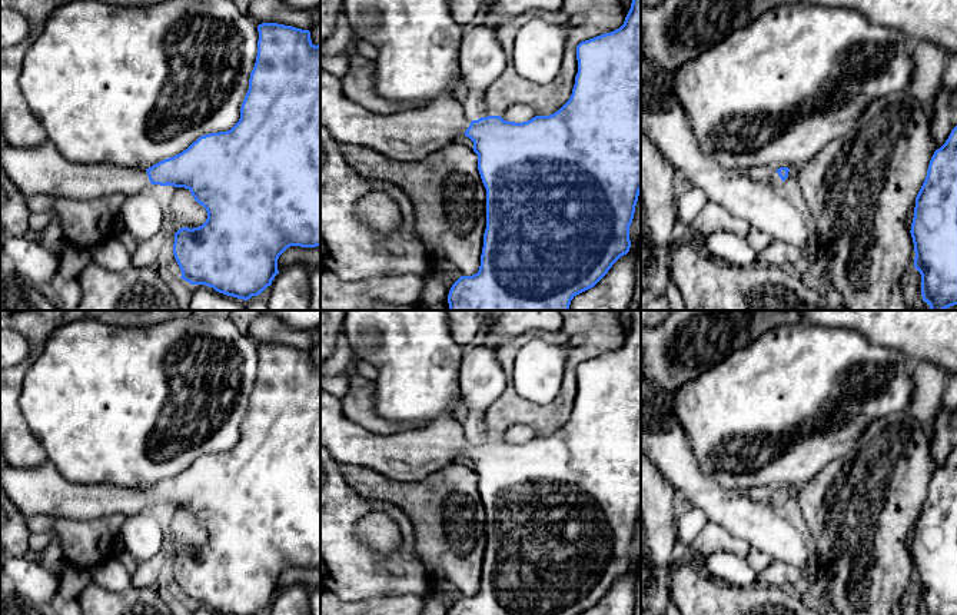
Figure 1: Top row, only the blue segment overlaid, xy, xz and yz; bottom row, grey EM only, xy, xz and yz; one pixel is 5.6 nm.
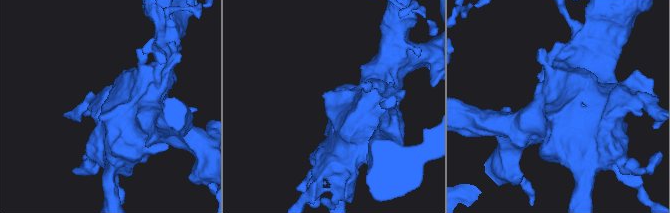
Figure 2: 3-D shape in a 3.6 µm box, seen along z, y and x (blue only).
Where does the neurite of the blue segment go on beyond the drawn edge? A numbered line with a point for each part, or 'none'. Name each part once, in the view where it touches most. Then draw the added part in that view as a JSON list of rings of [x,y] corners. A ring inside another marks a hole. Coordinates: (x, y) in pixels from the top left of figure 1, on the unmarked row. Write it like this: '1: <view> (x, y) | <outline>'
1: xz (412, 455) | [[[320,390],[320,442],[342,466],[365,466],[393,481],[415,482],[465,456],[472,441],[468,423],[451,413],[445,413],[425,428],[376,435],[349,420],[339,398]]]

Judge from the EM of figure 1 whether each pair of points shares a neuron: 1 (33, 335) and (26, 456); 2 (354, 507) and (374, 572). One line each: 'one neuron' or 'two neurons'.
1: one neuron
2: one neuron

